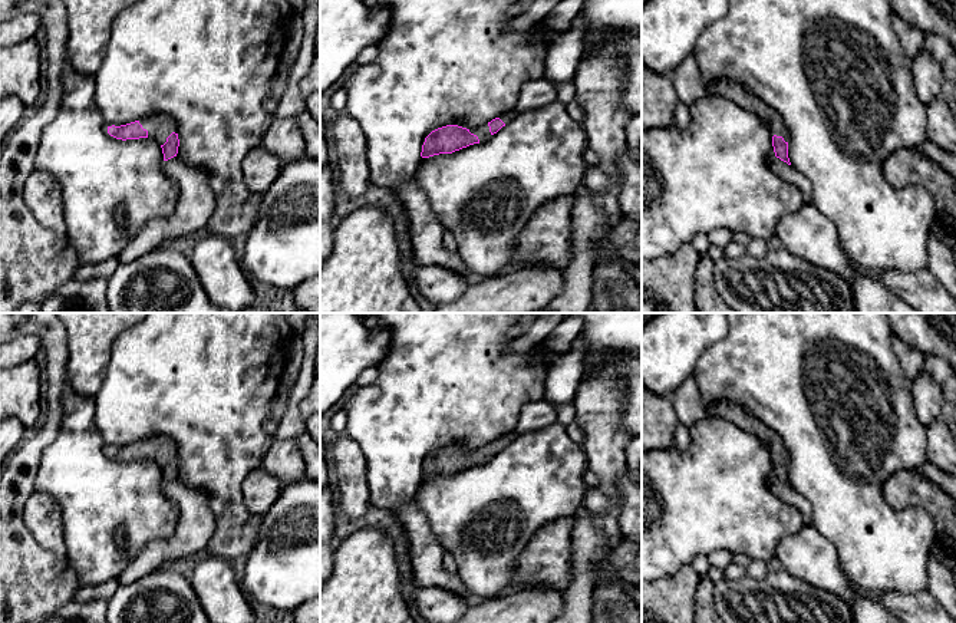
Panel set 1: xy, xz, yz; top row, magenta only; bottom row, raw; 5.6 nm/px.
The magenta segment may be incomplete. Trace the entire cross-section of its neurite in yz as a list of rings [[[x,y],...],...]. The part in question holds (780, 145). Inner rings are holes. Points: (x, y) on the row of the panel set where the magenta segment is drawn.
[[[721,78],[712,86],[712,93],[718,93],[741,108],[754,112],[772,135],[775,156],[791,165],[788,158],[788,134],[778,112],[764,103],[752,92],[735,80]]]

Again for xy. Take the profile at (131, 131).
[[[168,116],[144,118],[121,126],[108,126],[108,134],[116,139],[139,139],[152,138],[161,144],[164,161],[168,161],[178,154],[179,139],[175,131],[175,123]]]

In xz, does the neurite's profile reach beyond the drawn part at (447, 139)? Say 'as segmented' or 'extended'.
extended

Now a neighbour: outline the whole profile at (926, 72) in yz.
[[[920,50],[912,59],[912,78],[916,93],[920,100],[927,105],[942,92],[942,63],[936,62],[929,52]]]

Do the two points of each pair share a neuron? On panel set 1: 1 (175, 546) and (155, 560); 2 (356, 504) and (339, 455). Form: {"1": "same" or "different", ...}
{"1": "same", "2": "same"}

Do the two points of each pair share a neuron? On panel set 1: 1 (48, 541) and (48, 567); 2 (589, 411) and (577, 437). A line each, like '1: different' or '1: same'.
1: different
2: different

